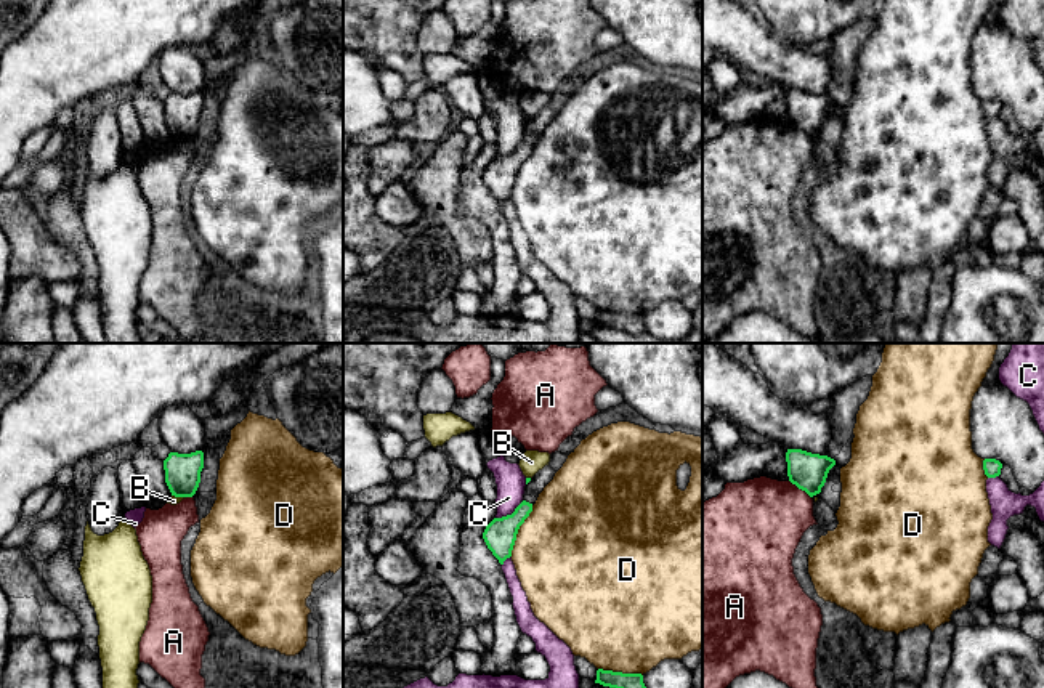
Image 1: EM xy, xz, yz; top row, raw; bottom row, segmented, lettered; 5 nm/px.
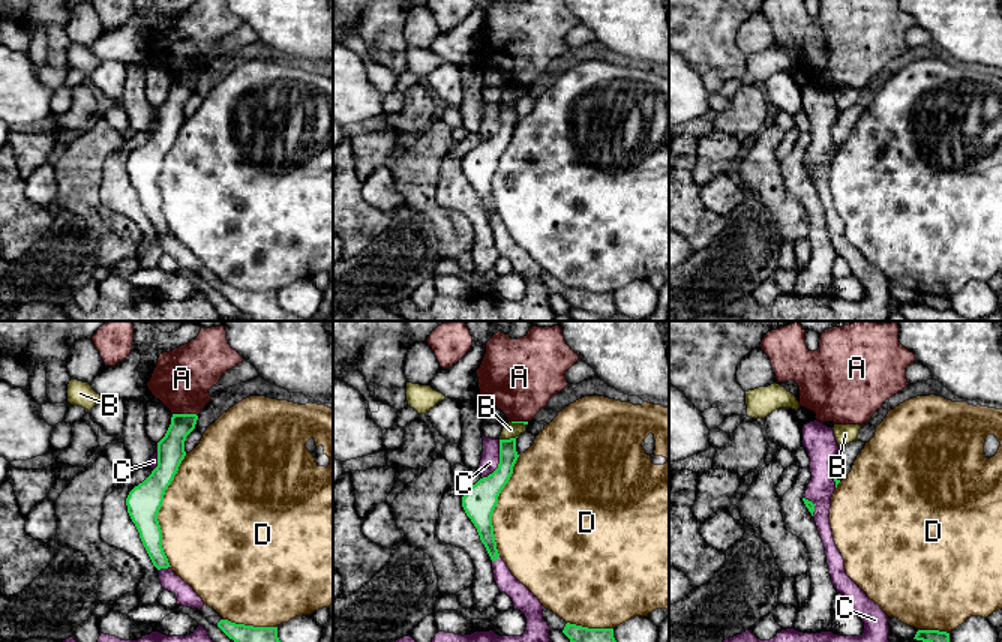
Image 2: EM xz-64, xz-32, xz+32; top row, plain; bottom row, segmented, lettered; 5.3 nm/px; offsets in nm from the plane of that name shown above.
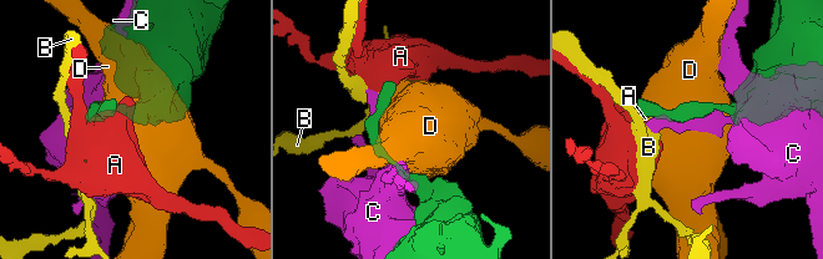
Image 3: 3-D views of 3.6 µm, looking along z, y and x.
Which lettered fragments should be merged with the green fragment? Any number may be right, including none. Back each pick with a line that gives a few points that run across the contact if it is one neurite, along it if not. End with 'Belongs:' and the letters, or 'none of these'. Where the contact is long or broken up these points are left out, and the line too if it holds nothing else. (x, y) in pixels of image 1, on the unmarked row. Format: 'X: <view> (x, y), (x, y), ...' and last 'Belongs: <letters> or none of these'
Belongs: none of these

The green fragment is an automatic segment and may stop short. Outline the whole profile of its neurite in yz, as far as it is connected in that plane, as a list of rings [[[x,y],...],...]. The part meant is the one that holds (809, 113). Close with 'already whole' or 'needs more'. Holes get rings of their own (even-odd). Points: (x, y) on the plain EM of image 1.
[[[787,90],[786,103],[789,122],[810,138],[821,133],[829,111],[836,106],[836,101],[828,96],[802,90]]]; already whole

